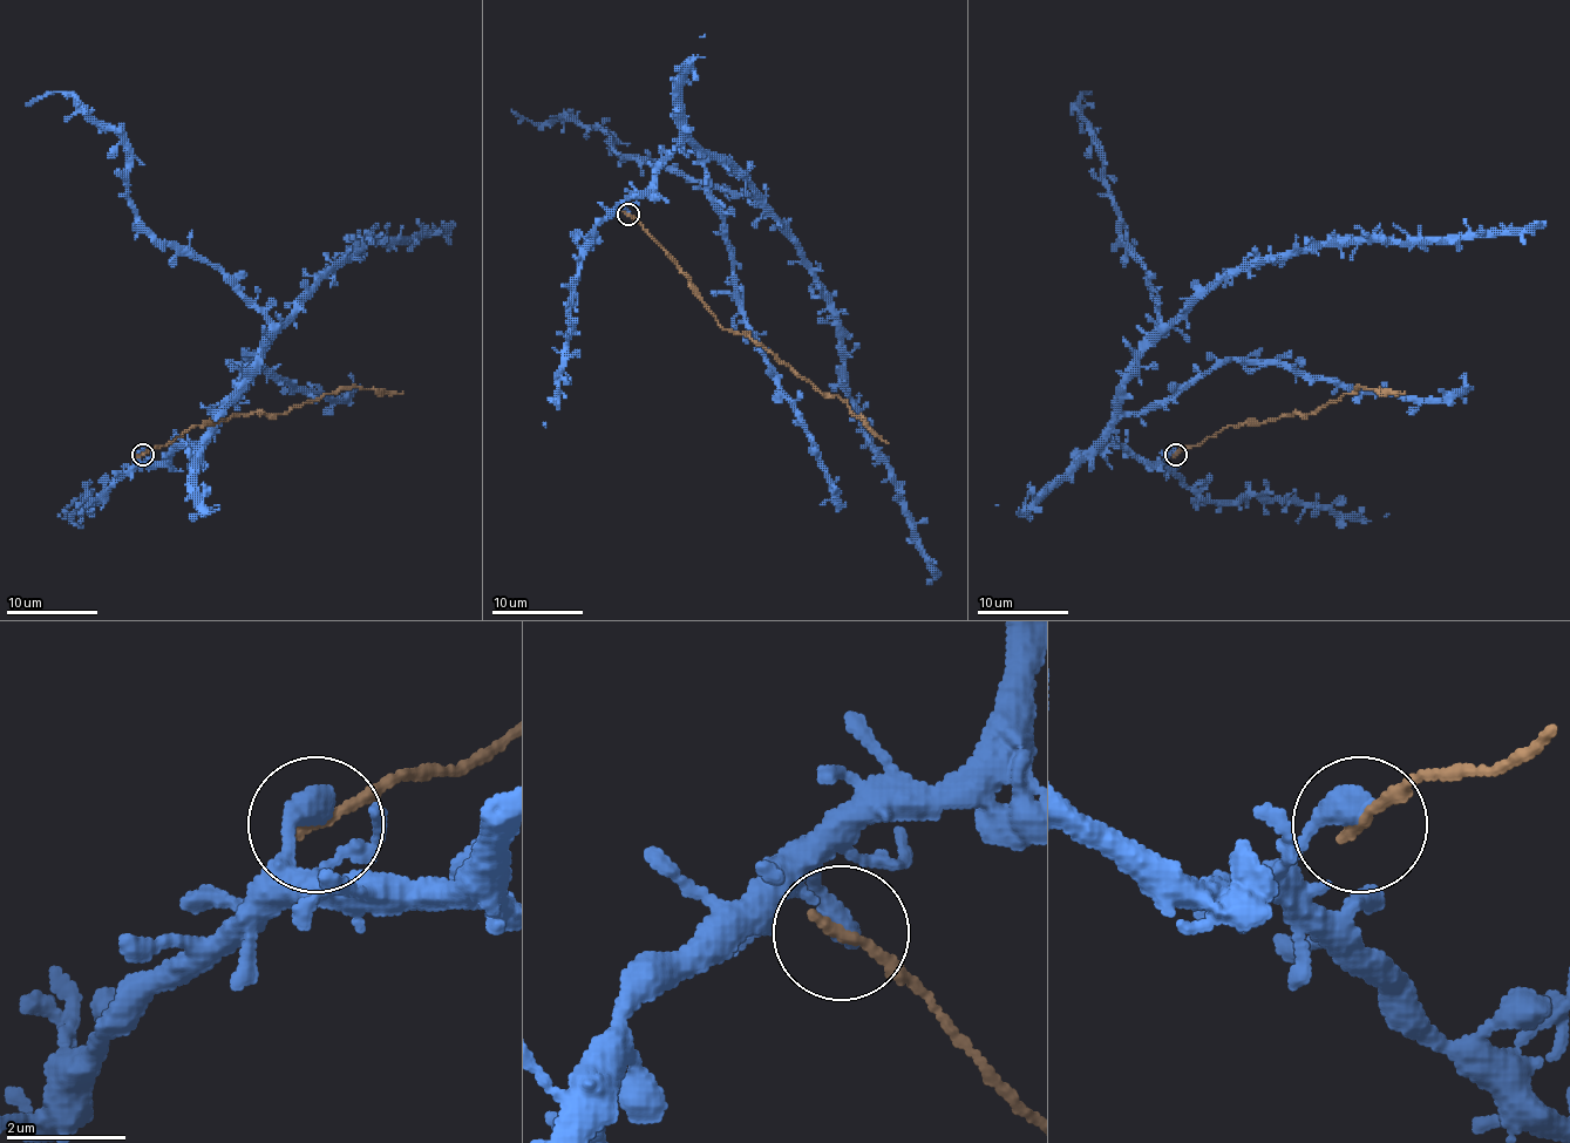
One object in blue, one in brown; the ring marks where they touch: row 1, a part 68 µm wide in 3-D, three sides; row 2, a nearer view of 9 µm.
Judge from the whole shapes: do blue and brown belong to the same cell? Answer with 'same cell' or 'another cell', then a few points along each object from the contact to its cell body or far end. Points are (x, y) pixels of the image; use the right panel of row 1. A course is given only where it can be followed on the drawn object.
another cell; blue runs (1175, 455), (1148, 464), (1102, 443), (1112, 433), (1116, 389), (1223, 280), (1320, 246), (1441, 242), (1545, 223); brown runs (1175, 455), (1200, 446), (1228, 426), (1264, 423), (1296, 412), (1313, 414), (1359, 387), (1405, 392)

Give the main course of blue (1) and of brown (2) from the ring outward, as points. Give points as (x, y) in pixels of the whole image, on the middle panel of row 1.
1: (627, 213), (627, 202), (686, 141), (720, 155), (793, 238), (836, 327), (845, 395), (933, 577), (926, 584)
2: (627, 213), (677, 266), (725, 330), (747, 334), (824, 395), (841, 397), (888, 443)

